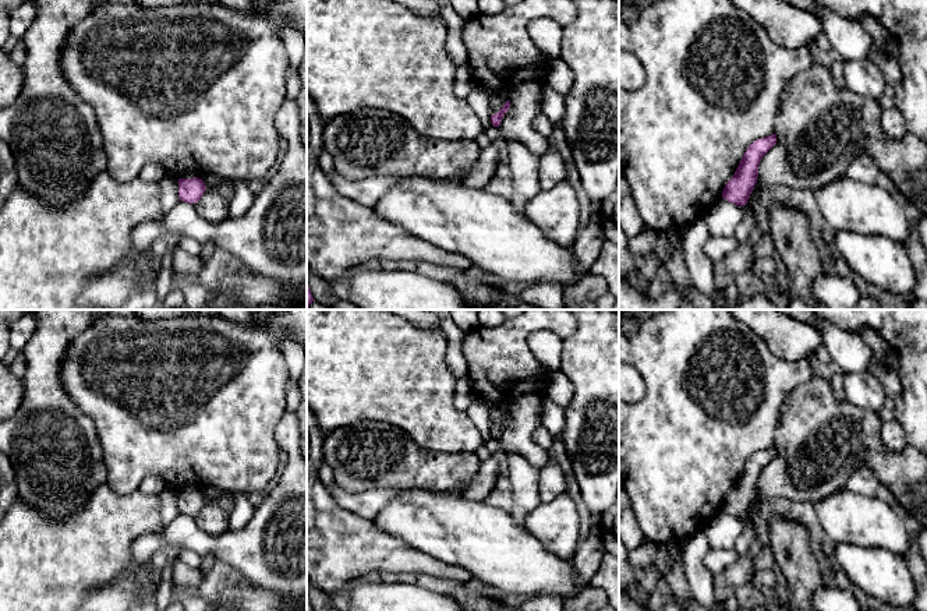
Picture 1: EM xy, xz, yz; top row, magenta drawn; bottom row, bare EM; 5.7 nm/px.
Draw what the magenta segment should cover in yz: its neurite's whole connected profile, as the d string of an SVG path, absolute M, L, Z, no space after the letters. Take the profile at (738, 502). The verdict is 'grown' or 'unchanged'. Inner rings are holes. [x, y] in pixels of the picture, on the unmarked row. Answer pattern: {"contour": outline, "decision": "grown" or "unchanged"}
{"contour": "M776 446L758 451L746 462L733 490L726 495L722 511L743 519L757 495L763 469L776 456Z", "decision": "unchanged"}

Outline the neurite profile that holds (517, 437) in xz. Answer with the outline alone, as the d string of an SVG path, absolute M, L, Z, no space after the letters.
M531 391L507 406L510 420L499 438L502 459L517 453L539 469L548 463L549 452L534 442L534 431L541 424L542 400L539 391Z

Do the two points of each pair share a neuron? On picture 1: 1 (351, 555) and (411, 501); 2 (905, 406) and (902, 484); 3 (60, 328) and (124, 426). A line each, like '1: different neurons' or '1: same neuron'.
1: different neurons
2: different neurons
3: different neurons

